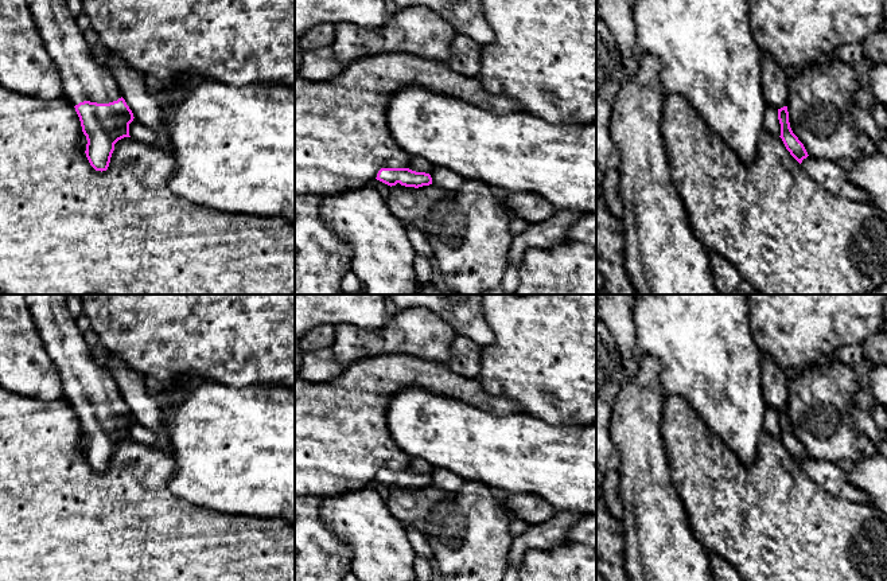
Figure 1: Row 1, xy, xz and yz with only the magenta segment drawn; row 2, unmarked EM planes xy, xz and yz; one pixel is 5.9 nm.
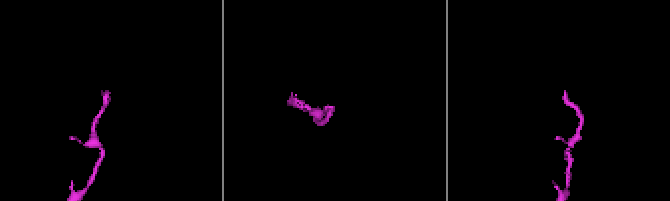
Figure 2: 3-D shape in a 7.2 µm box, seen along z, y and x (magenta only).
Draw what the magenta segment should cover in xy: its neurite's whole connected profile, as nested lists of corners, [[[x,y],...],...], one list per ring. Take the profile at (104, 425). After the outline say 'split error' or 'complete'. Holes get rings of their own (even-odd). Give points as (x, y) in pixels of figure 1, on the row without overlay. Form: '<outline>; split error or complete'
[[[24,295],[26,303],[31,311],[32,319],[39,330],[43,346],[54,360],[63,386],[65,397],[74,406],[79,418],[82,433],[86,437],[86,459],[96,472],[106,472],[110,464],[114,445],[129,437],[129,425],[133,422],[133,414],[121,398],[118,386],[108,369],[102,369],[93,358],[83,335],[70,315],[66,304],[66,295]]]; split error

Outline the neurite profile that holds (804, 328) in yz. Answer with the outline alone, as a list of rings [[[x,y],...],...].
[[[746,295],[751,332],[760,352],[786,369],[802,369],[883,330],[887,295]]]

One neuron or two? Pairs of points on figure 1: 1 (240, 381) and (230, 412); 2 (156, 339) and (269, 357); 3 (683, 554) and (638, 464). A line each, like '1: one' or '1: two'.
1: two
2: one
3: one

